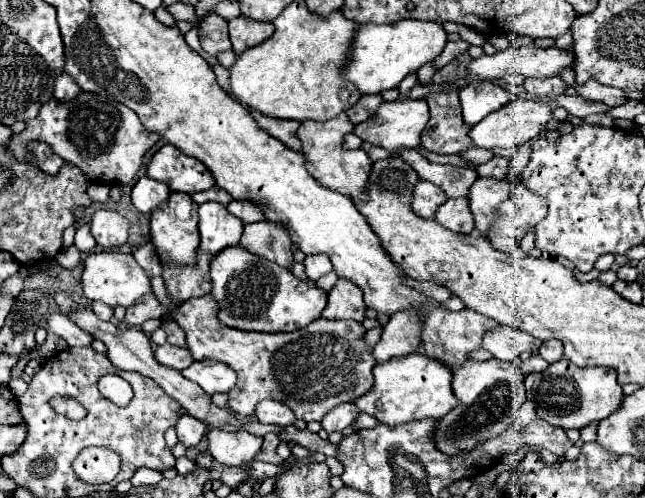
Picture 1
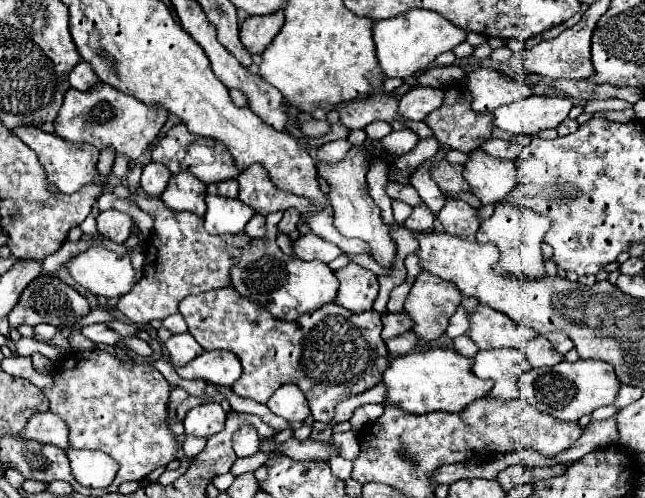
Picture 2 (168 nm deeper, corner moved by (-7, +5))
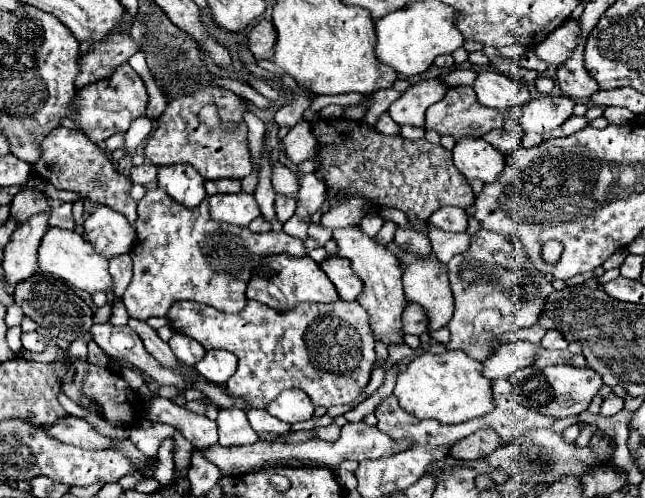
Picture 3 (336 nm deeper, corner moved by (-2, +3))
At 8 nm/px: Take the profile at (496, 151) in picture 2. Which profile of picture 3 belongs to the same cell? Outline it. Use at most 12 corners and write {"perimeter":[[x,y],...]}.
{"perimeter":[[489,131],[483,137],[501,155],[511,155],[521,131]]}

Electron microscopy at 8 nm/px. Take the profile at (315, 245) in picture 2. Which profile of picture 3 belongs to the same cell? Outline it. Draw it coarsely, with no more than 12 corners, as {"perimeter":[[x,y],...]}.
{"perimeter":[[161,188],[137,201],[129,317],[245,307],[255,261],[307,255]]}

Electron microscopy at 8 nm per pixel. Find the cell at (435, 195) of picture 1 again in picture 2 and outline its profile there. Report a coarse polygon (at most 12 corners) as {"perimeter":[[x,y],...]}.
{"perimeter":[[422,203],[404,221],[414,233],[434,231],[434,215]]}

